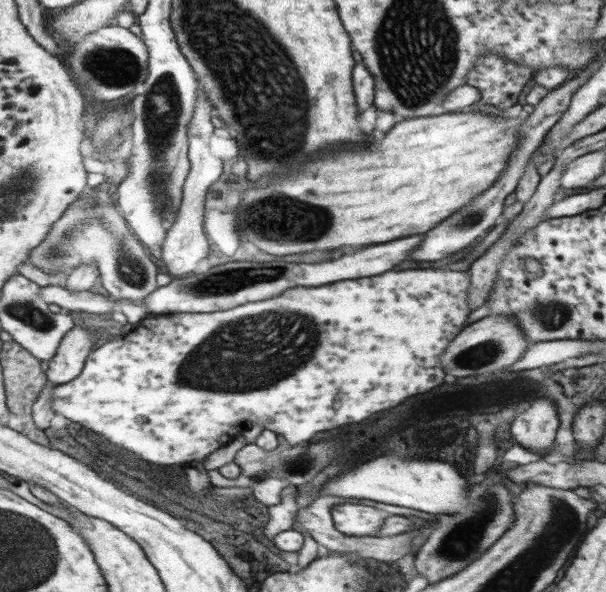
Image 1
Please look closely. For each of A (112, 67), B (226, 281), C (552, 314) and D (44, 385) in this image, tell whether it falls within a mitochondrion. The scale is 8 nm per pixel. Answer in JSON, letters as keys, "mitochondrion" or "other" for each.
{"A":"mitochondrion","B":"mitochondrion","C":"mitochondrion","D":"other"}

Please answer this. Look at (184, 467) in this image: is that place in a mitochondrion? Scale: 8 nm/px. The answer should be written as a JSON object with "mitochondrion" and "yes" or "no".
{"mitochondrion":"no"}

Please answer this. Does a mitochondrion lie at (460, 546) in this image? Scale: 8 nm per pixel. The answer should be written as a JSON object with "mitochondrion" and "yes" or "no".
{"mitochondrion":"yes"}

